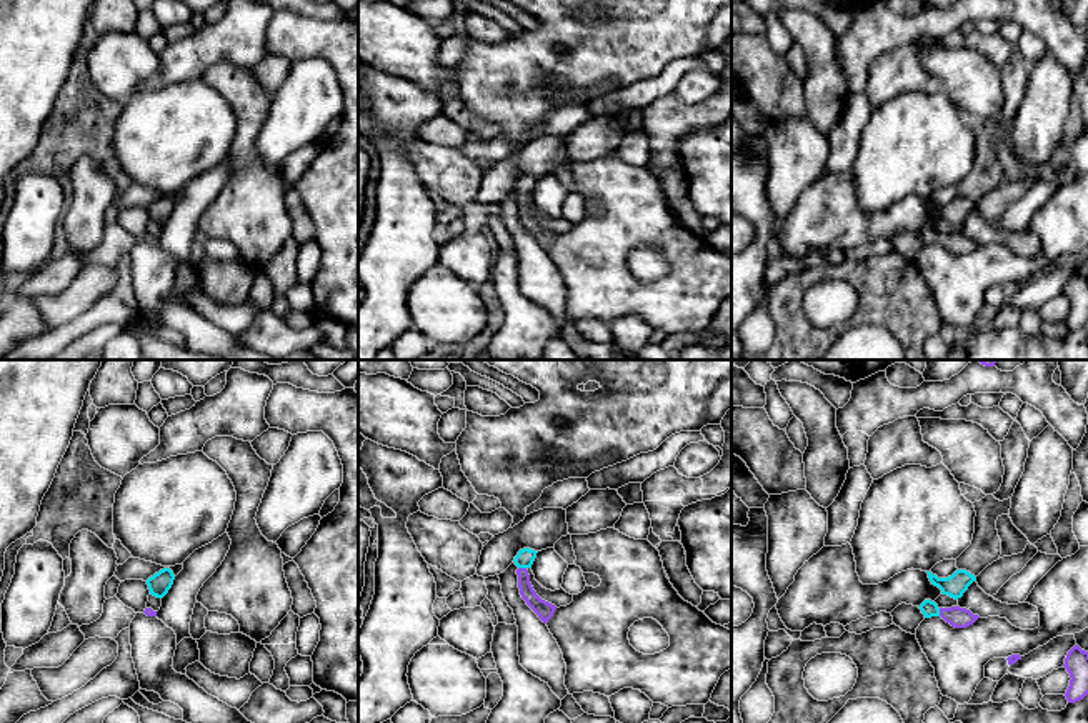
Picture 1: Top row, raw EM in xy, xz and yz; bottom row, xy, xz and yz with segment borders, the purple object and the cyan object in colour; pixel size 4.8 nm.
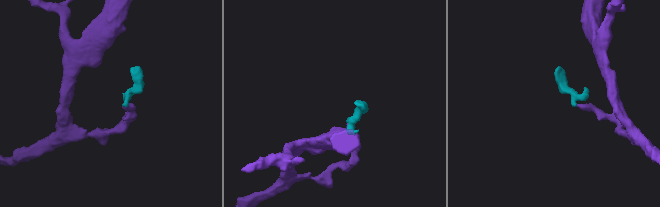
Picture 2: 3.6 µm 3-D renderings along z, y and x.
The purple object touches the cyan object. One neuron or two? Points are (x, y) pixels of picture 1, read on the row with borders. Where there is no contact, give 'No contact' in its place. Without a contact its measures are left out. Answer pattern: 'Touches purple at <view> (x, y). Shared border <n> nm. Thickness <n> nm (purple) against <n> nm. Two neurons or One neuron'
Touches purple at xz (522, 568). Shared border 40 nm. Thickness 90 nm (purple) against 90 nm. One neuron

